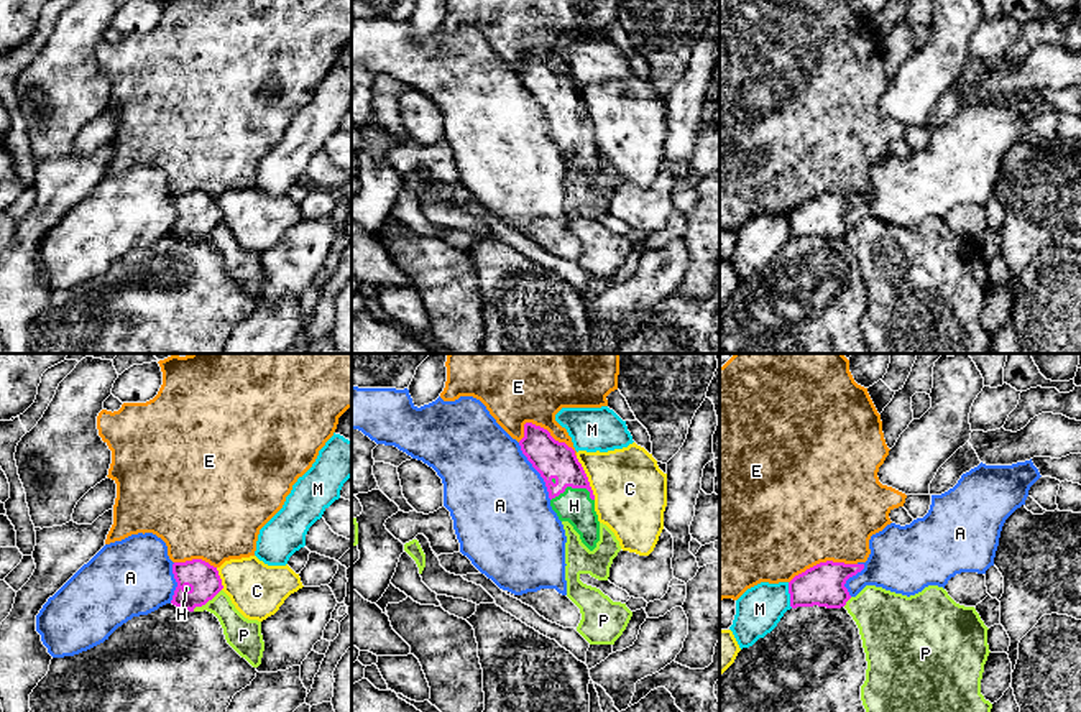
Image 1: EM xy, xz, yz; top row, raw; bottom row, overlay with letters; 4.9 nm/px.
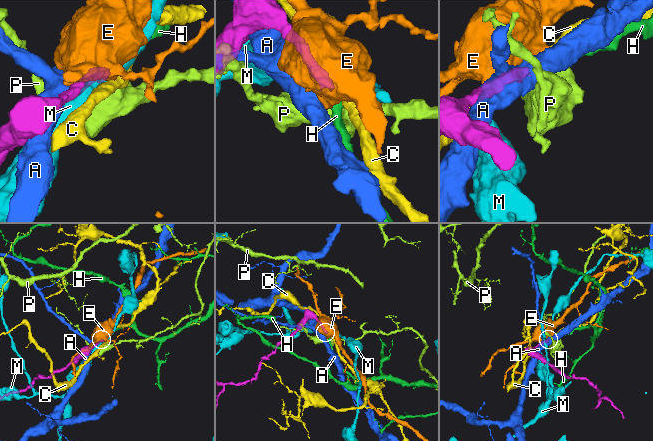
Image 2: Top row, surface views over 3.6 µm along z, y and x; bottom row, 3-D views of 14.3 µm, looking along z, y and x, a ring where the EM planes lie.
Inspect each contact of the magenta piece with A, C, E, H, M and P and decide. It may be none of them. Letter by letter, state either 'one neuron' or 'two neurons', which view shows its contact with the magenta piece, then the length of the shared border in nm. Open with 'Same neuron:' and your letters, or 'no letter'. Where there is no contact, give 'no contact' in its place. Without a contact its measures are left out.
Same neuron: H
A: two neurons | xz | 320 nm
C: two neurons | xz | 240 nm
E: two neurons | xz | 300 nm
H: one neuron | xz | 220 nm
M: two neurons | yz | 130 nm
P: two neurons | xy | 180 nm

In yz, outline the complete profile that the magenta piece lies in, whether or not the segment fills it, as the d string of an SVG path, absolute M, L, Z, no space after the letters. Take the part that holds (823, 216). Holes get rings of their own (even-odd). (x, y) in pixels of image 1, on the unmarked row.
M820 194L789 214L790 238L841 240L851 230L846 212L864 201L864 196Z

